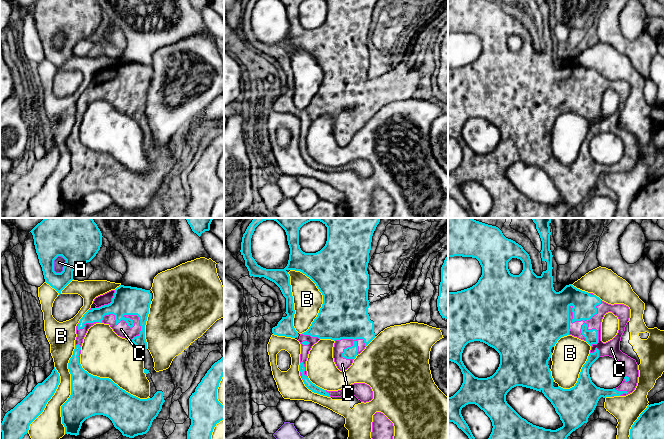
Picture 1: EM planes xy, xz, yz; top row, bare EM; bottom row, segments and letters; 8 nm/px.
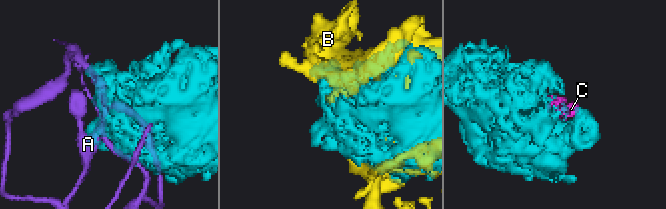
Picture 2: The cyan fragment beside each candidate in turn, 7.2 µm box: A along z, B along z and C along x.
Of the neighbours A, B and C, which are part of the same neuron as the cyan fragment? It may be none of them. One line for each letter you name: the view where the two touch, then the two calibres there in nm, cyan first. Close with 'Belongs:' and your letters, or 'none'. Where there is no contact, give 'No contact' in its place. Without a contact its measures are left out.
C: Touches cyan in yz. Thickness 200 nm (cyan) against 120 nm
Belongs: C

